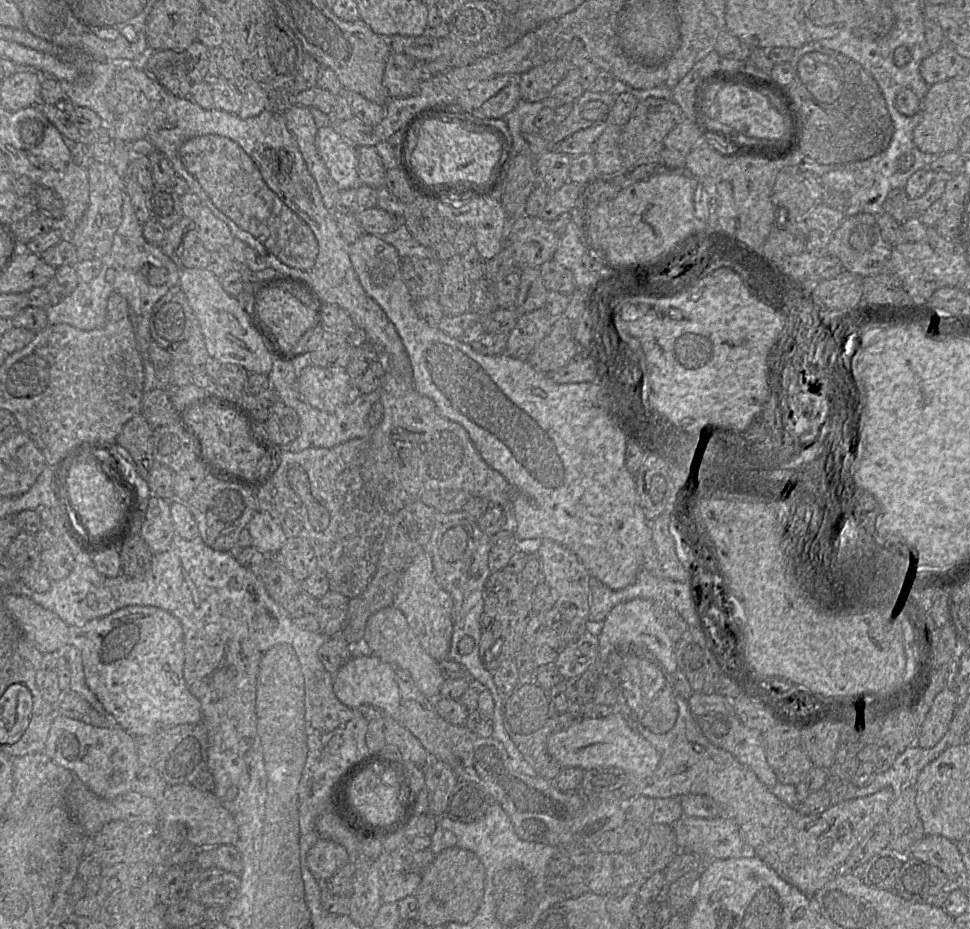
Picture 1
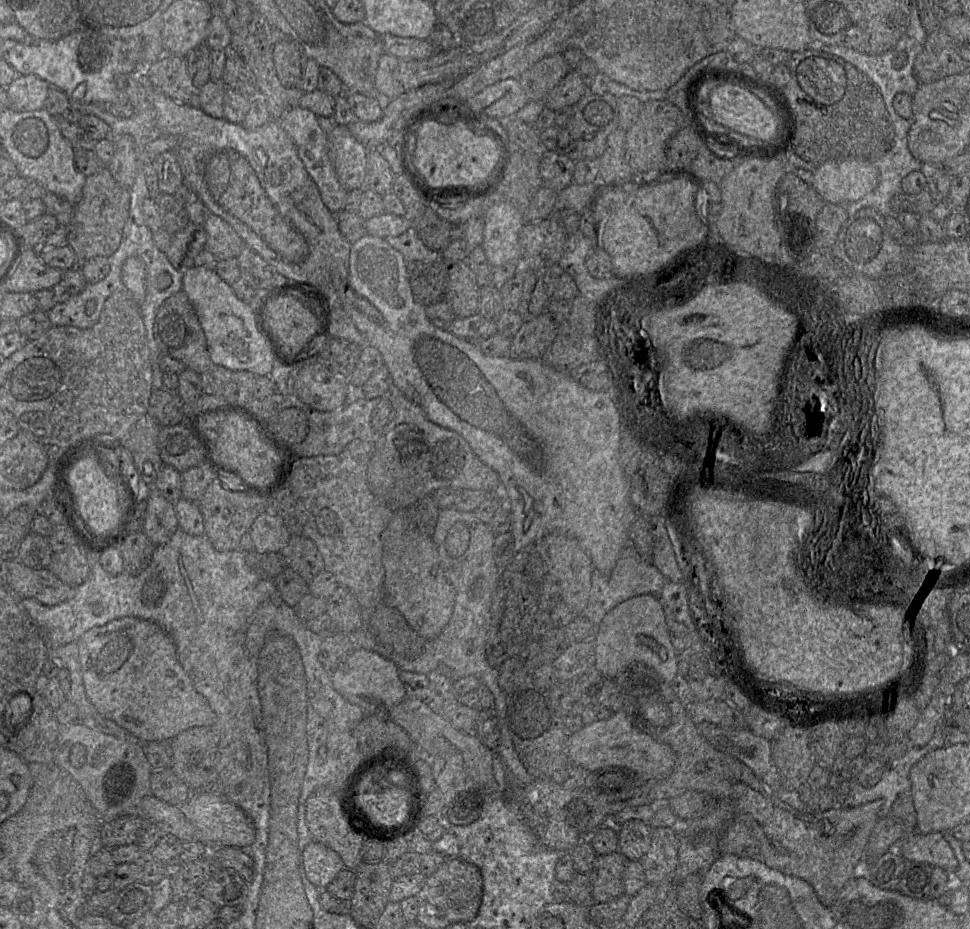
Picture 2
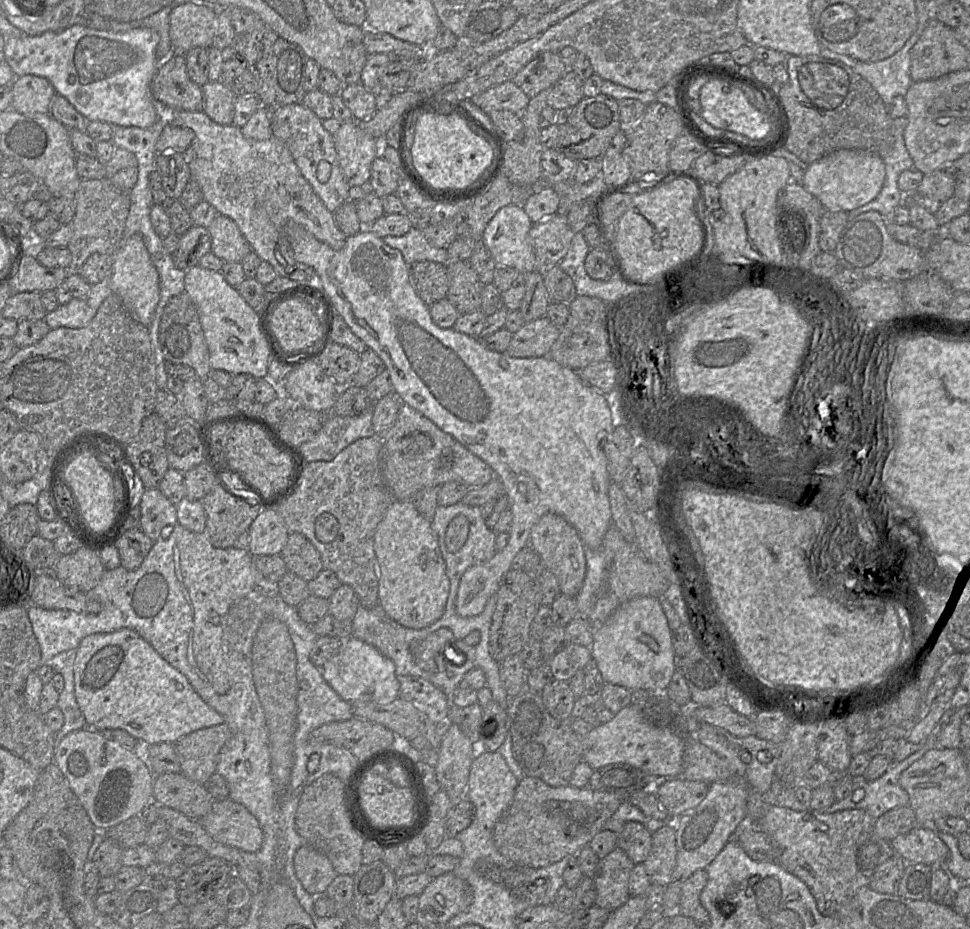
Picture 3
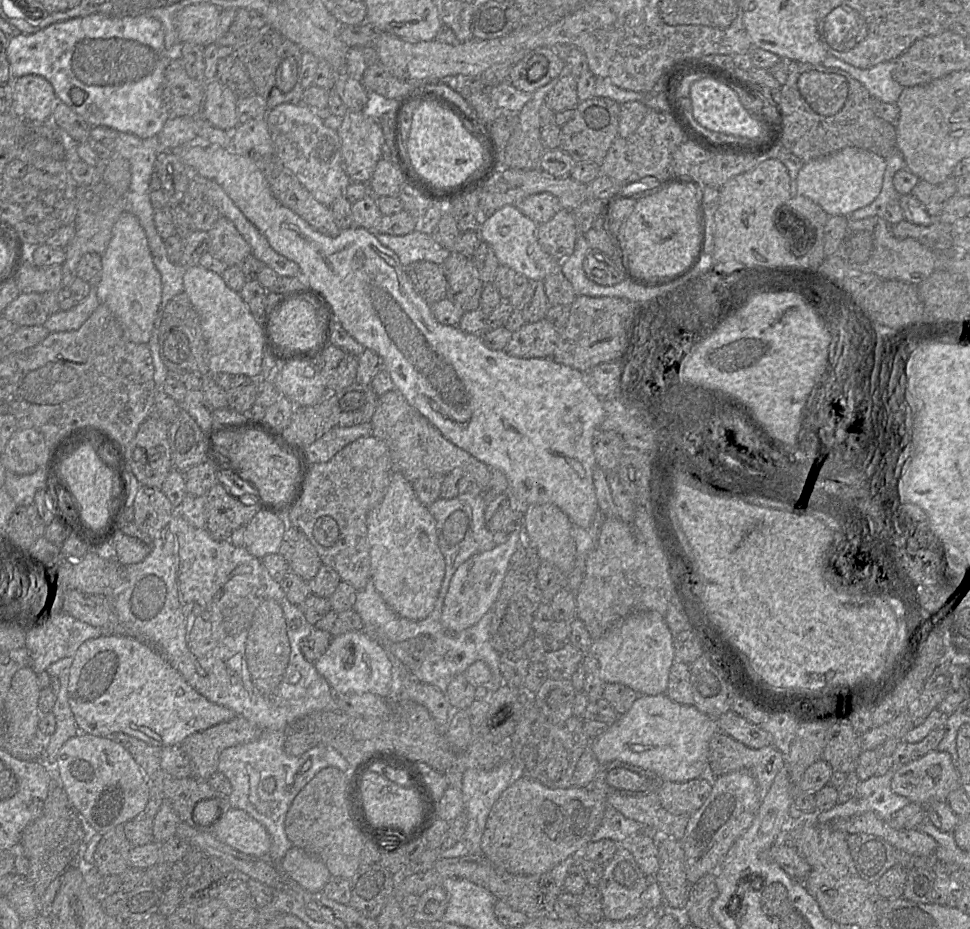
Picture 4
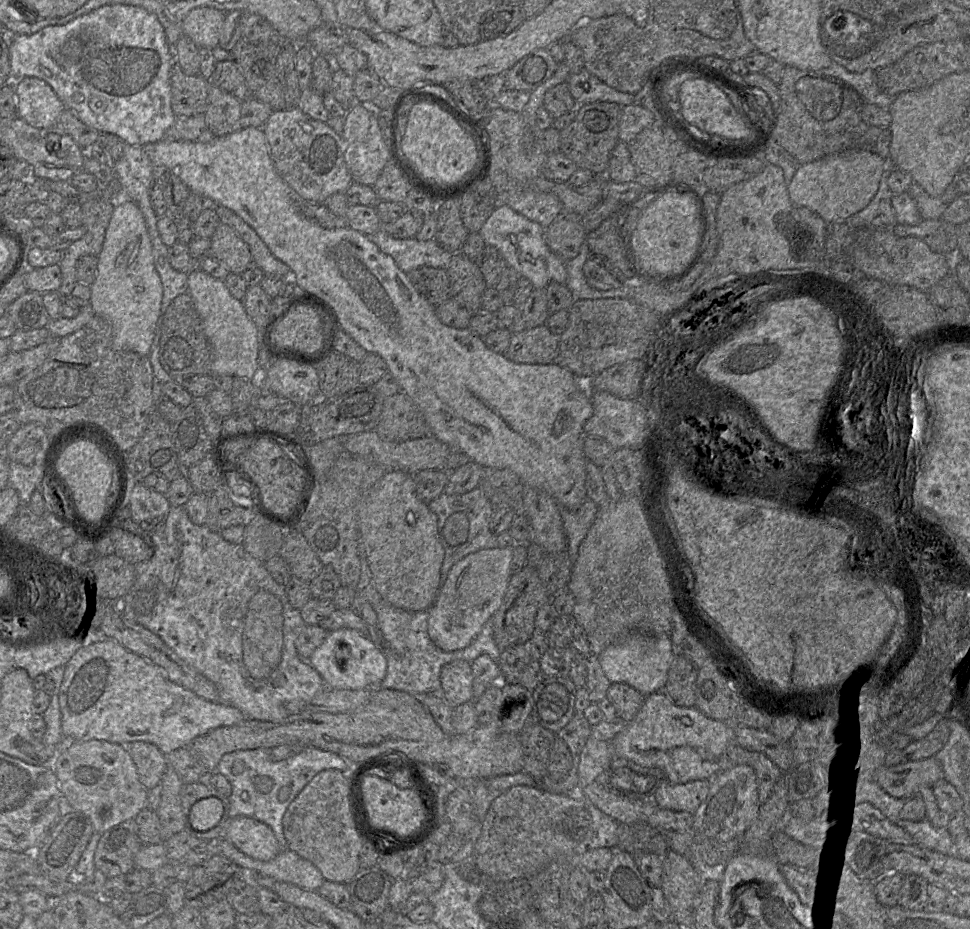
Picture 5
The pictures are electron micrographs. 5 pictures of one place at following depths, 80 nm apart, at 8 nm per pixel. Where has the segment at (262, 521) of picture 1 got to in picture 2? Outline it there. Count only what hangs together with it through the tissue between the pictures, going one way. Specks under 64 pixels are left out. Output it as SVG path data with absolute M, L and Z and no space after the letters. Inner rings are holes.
M266 511L255 519L250 534L258 553L280 553L291 537L282 518L273 511Z

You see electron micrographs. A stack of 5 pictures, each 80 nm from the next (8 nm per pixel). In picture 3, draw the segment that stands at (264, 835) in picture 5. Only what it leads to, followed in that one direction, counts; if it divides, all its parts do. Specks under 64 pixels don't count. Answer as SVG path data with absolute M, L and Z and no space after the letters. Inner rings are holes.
M230 798L215 801L201 824L214 840L226 846L250 853L256 853L262 847L264 835L260 823L243 805Z

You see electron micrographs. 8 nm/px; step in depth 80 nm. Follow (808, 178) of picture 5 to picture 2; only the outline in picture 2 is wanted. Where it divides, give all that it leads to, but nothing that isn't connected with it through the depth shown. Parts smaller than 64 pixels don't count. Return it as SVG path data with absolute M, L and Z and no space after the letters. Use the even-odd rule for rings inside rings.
M835 159L813 172L812 187L826 204L846 205L872 192L878 184L874 160Z

